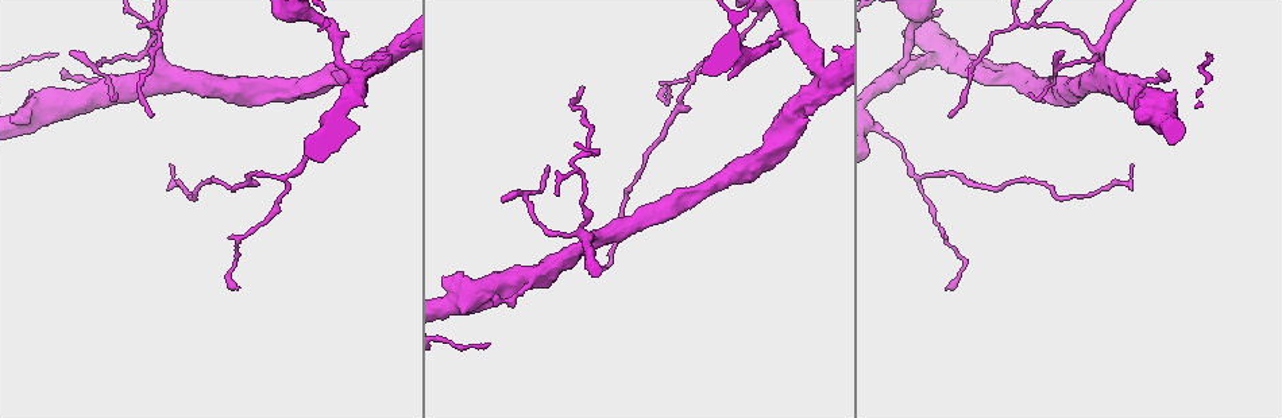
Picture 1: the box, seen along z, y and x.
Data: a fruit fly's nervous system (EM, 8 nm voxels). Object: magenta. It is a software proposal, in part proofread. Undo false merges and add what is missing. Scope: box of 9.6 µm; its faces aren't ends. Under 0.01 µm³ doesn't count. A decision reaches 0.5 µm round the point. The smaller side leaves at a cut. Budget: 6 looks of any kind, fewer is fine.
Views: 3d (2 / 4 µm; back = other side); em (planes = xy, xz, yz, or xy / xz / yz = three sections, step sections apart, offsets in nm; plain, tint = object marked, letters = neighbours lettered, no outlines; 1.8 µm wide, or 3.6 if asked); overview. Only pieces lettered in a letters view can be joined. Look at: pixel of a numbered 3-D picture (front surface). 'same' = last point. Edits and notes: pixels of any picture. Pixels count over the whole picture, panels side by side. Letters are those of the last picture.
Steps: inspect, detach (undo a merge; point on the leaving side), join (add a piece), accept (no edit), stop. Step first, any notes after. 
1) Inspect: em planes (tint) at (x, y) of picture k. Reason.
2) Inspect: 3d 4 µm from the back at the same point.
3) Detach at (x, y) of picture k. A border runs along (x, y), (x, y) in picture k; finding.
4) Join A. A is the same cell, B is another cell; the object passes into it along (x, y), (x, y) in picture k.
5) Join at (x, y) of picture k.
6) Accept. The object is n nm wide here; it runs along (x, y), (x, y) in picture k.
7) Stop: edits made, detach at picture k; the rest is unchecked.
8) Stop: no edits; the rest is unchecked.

Inspect: em planes (plain) at (359, 76) of picture 1. Branch point.

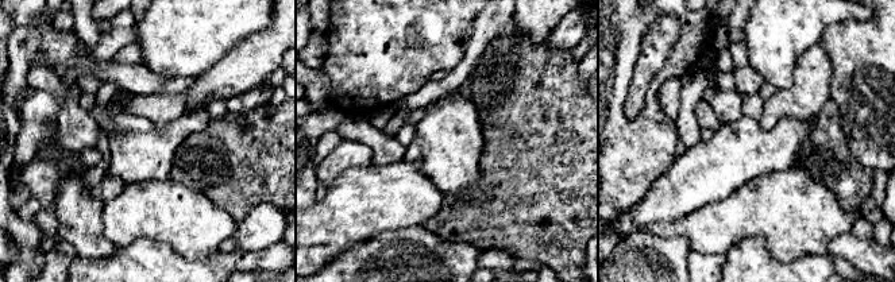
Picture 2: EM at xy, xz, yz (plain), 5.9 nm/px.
Inspect: em planes (tint) at the same point. Where the object lies.

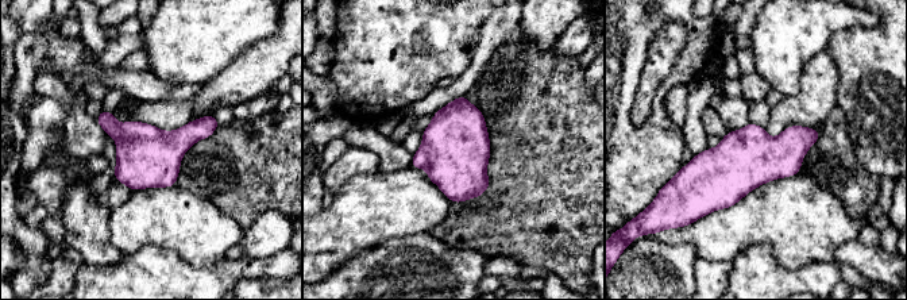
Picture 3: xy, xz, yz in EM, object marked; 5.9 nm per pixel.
Inspect: em planes (letters) at the same point.

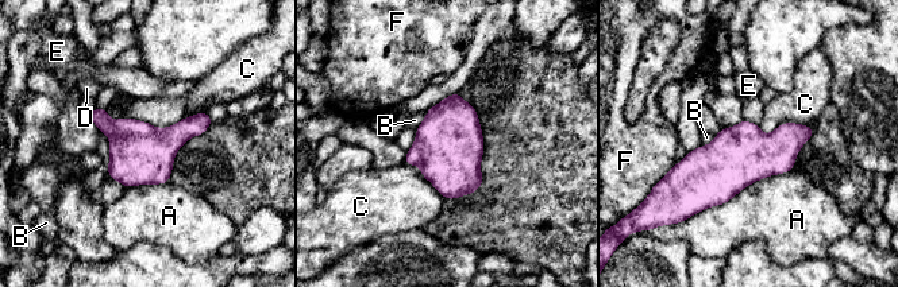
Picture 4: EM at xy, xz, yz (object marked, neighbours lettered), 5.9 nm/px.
Accept. A, B, C, D, E and F are other cells; a border runs along (758, 124), (814, 128) in picture 4; all the same cell.

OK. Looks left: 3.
Inspect: em yz step 4 (tint) at (313, 13) of picture 1. Arms run side by side.

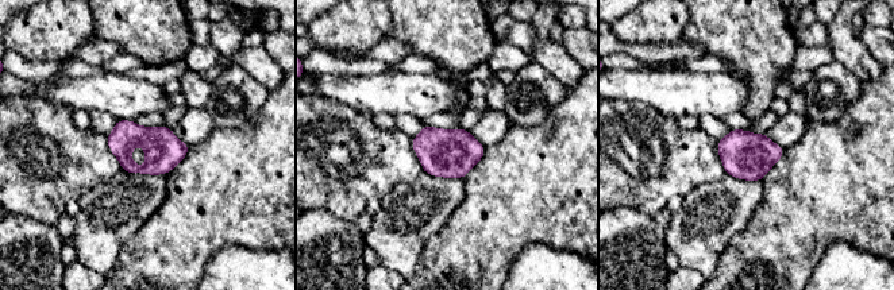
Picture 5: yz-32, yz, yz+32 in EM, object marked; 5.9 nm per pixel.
Inspect: em planes (tint) at the same point.

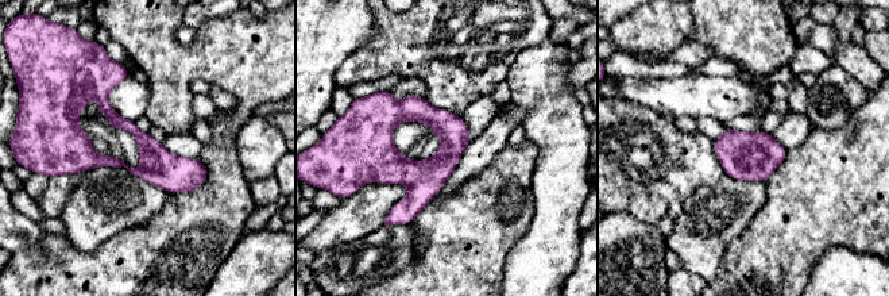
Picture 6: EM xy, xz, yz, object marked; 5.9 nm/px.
Inspect: em planes (letters) at the same point.

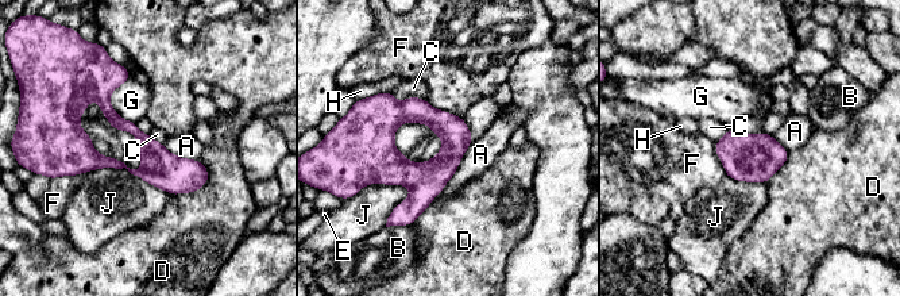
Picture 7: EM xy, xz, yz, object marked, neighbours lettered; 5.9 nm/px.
Accept. The longest contact is with J, 550 nm; A, B, C, D, E, F, G, H and J are other cells; a border runs along (389, 91), (398, 102), (424, 99) in picture 7; continuous, no second cell.

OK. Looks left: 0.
Stop: no edits; the rest is unchecked.

